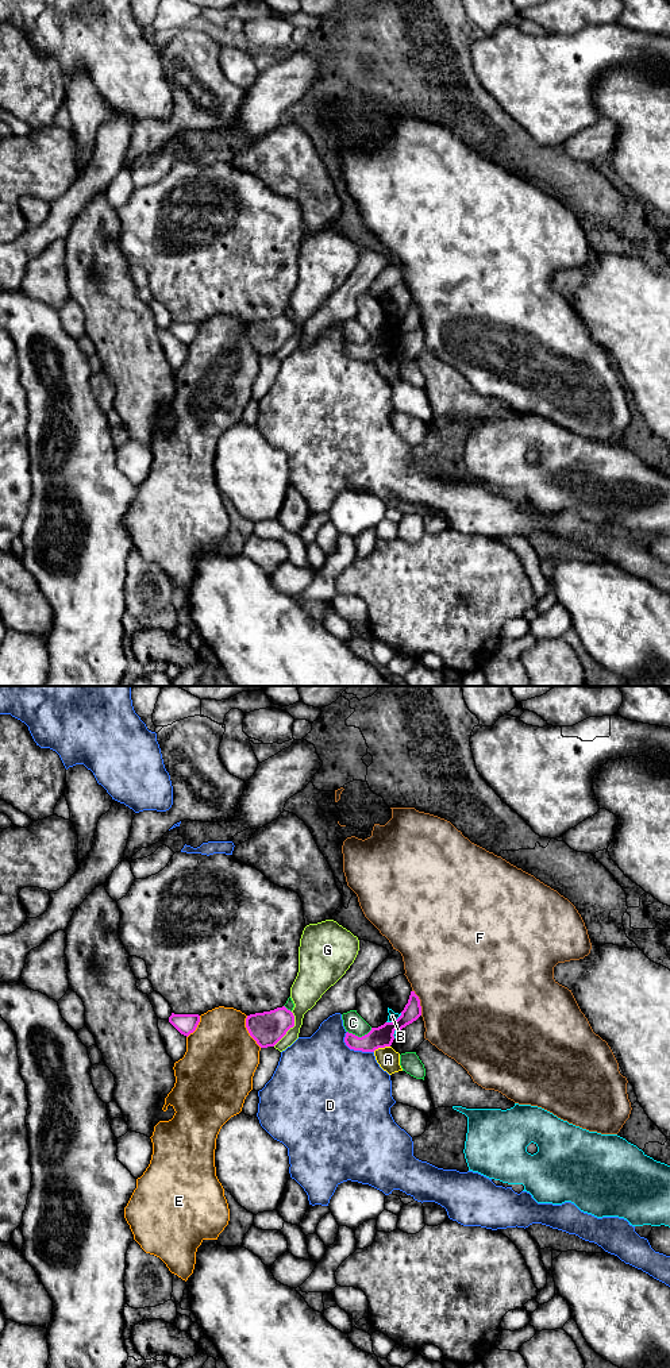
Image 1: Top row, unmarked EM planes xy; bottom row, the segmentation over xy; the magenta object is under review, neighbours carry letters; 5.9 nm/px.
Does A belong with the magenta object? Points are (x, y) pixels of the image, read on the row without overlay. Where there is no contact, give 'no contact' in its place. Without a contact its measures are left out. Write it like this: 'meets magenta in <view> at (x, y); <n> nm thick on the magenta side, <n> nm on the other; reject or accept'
meets magenta in xy at (381, 355); 130 nm thick on the magenta side, 130 nm on the other; reject

